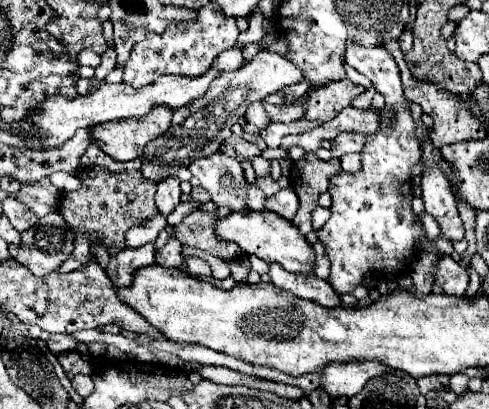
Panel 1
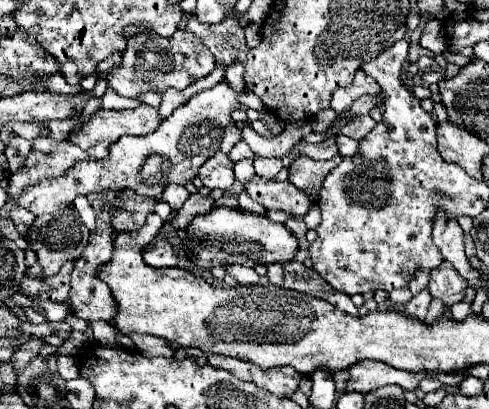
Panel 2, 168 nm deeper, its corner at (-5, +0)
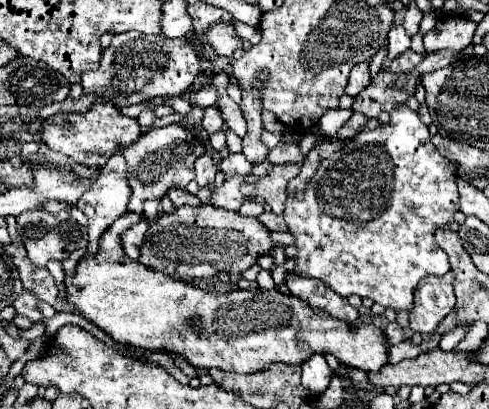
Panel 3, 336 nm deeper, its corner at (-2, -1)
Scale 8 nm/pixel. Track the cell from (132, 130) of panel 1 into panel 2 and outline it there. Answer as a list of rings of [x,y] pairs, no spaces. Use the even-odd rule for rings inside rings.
[[[141,104],[135,110],[97,110],[87,122],[83,122],[77,130],[71,130],[67,140],[77,144],[81,150],[85,150],[91,158],[107,158],[109,154],[109,146],[115,144],[123,134],[133,134],[133,136],[145,136],[151,134],[157,126],[161,124],[157,108]]]

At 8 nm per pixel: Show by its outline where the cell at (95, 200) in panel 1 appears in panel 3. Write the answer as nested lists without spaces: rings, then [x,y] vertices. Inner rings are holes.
[[[24,289],[24,291],[16,297],[16,301],[14,301],[12,307],[16,309],[16,313],[28,317],[28,319],[34,321],[34,323],[38,323],[38,321],[42,319],[42,313],[40,313],[40,309],[38,309],[38,297],[36,297],[32,291],[26,291],[26,289]]]

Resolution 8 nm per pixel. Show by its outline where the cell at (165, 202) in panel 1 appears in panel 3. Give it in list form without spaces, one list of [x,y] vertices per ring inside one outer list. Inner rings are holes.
[[[170,189],[168,197],[172,199],[176,209],[184,207],[184,205],[190,205],[190,207],[198,207],[200,205],[200,199],[196,195],[190,195],[186,189]]]

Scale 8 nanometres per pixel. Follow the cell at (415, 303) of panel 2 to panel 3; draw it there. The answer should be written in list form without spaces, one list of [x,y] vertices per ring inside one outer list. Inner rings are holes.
[[[392,321],[392,323],[388,323],[388,327],[384,329],[384,333],[386,333],[386,337],[388,337],[388,343],[394,345],[394,343],[400,343],[400,341],[404,341],[404,339],[410,339],[414,331],[408,329],[408,327],[402,329],[396,321]]]

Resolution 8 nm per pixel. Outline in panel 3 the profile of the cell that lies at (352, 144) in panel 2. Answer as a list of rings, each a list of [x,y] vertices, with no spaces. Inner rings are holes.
[[[330,109],[326,115],[322,115],[318,129],[326,139],[338,141],[338,131],[348,121],[348,117],[352,117],[352,109]]]

